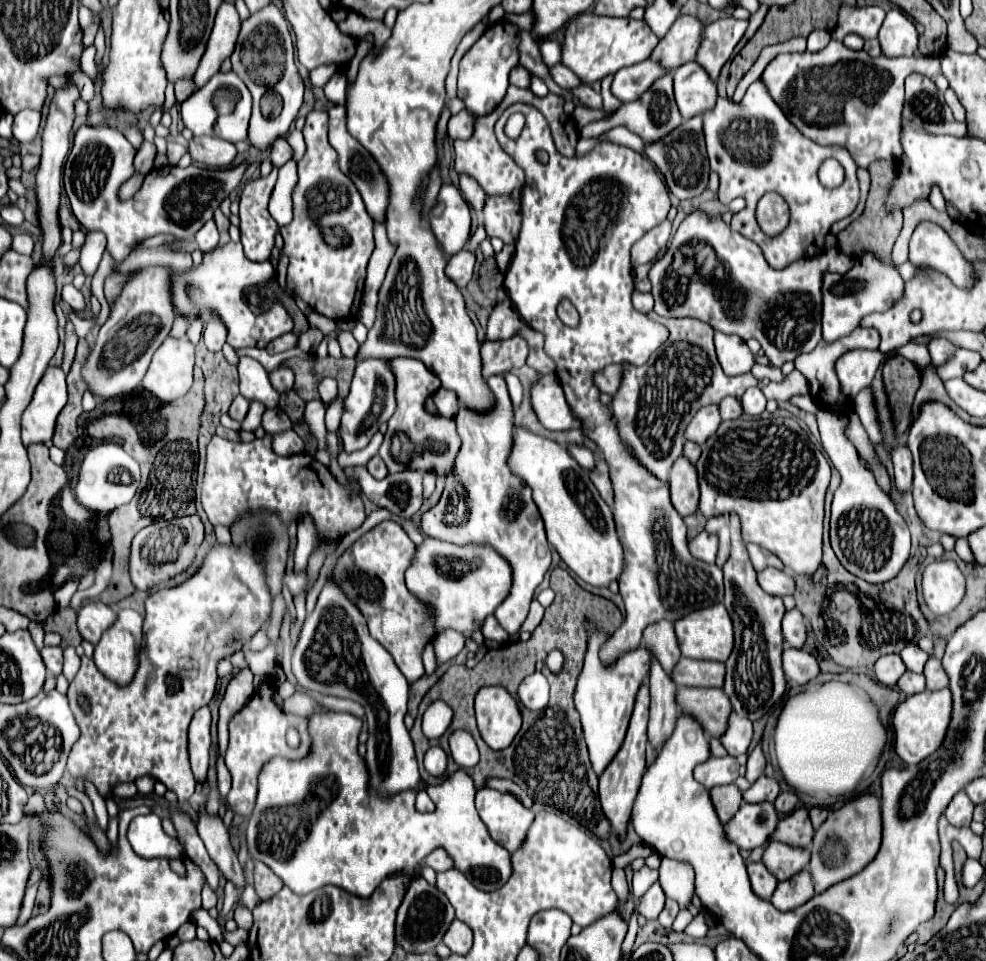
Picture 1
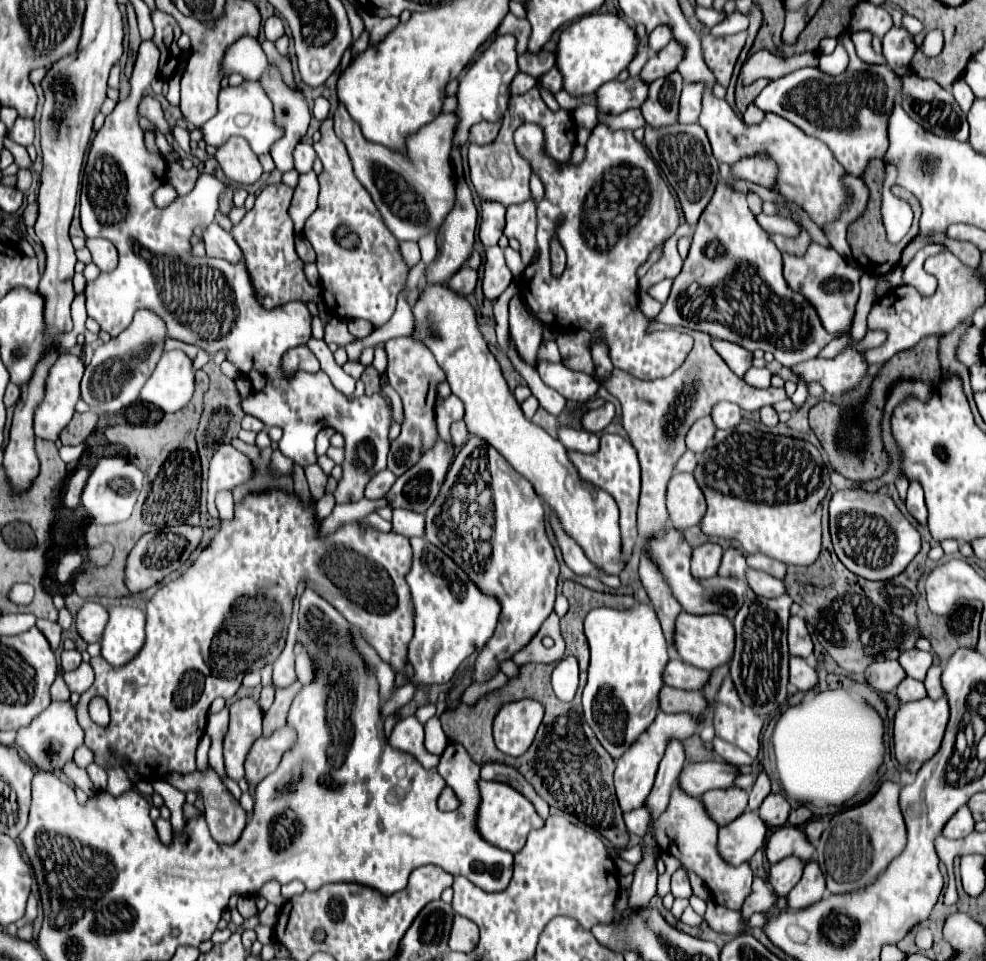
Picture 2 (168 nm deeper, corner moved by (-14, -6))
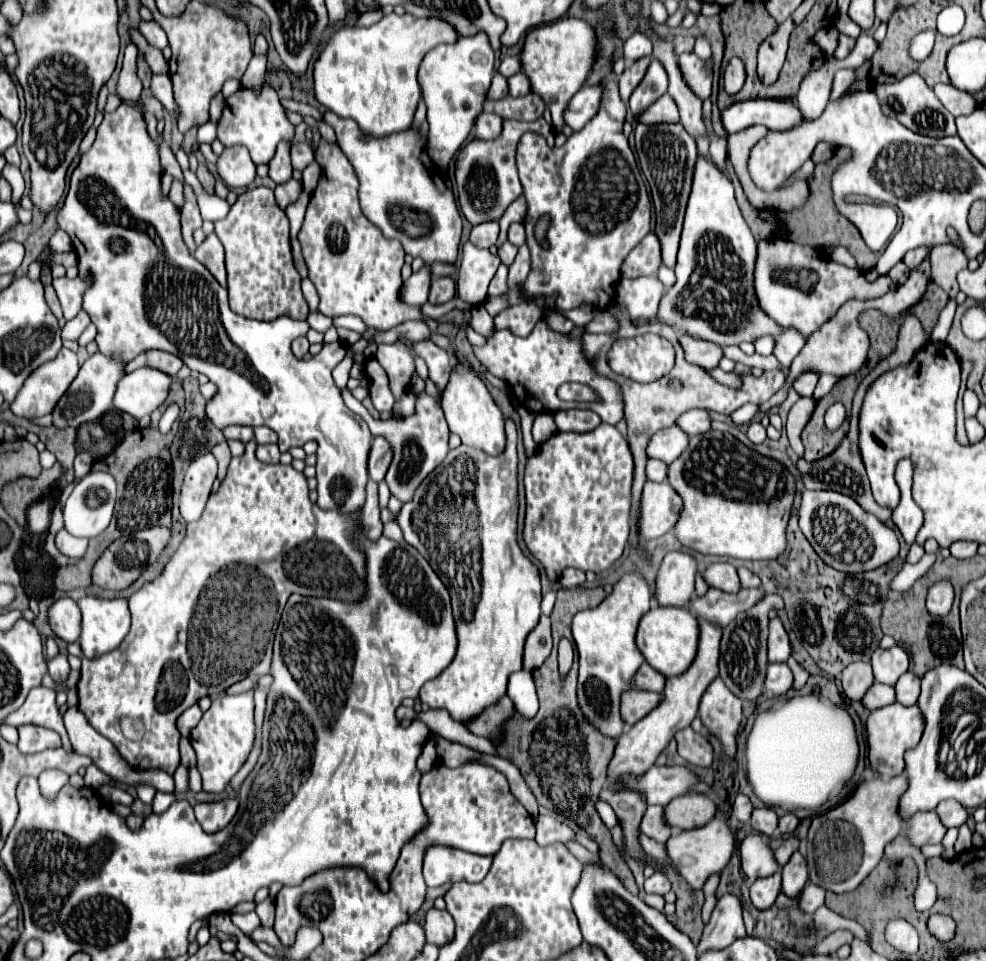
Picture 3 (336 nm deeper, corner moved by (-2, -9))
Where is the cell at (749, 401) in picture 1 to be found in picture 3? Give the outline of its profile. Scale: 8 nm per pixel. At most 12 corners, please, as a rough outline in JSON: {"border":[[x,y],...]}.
{"border":[[750,423],[746,435],[752,443],[766,441],[766,429],[760,423]]}

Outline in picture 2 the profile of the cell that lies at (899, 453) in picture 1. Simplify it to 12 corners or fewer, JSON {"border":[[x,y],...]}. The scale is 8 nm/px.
{"border":[[918,480],[910,482],[908,512],[926,524],[924,490]]}

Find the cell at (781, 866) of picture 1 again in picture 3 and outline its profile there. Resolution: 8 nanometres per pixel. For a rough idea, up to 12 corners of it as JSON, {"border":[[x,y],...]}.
{"border":[[780,873],[760,877],[750,887],[752,905],[766,911],[780,893]]}

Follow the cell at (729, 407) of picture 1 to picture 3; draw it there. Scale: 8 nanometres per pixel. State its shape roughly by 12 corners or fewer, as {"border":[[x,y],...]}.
{"border":[[690,409],[676,419],[686,435],[710,431],[704,409]]}

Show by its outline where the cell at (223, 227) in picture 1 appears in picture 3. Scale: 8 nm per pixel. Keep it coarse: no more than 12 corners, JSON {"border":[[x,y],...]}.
{"border":[[204,163],[196,175],[208,193],[214,193],[214,177]]}

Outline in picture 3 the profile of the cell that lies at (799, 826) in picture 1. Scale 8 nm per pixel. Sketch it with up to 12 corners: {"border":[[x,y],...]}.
{"border":[[758,833],[738,845],[742,873],[750,881],[778,871],[772,849]]}

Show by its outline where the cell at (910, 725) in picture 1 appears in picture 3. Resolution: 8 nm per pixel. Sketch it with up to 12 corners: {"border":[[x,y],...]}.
{"border":[[892,703],[866,719],[868,763],[884,779],[904,771],[924,719]]}

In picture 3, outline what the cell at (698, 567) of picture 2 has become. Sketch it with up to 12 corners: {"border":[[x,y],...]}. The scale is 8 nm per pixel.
{"border":[[682,551],[662,559],[654,581],[658,605],[686,607],[696,561]]}

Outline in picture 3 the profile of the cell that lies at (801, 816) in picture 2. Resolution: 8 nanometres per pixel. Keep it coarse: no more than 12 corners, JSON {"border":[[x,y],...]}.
{"border":[[792,813],[780,817],[778,829],[782,835],[792,835],[798,827],[798,817]]}

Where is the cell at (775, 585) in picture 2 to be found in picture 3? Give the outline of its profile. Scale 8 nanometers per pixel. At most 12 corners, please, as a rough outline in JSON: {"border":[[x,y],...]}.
{"border":[[730,563],[702,569],[706,585],[728,593],[740,591],[740,579]]}

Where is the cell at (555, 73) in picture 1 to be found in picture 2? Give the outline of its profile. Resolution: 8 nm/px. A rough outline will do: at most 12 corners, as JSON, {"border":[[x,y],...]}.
{"border":[[552,68],[540,84],[552,94],[562,90],[562,72]]}

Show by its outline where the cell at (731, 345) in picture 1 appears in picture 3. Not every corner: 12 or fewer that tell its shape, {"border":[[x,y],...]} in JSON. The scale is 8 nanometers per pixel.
{"border":[[678,335],[688,363],[712,369],[720,347],[690,335]]}

